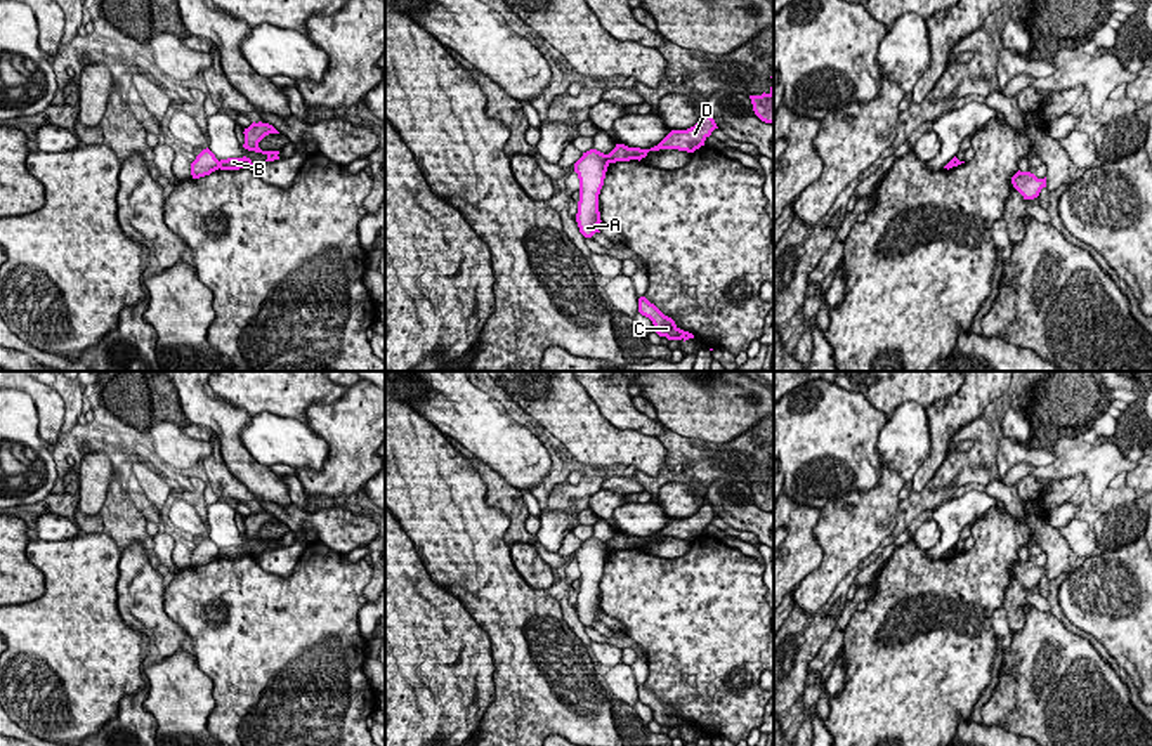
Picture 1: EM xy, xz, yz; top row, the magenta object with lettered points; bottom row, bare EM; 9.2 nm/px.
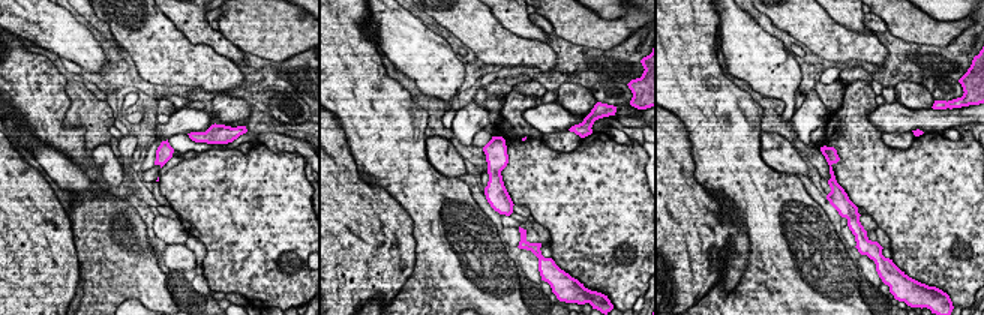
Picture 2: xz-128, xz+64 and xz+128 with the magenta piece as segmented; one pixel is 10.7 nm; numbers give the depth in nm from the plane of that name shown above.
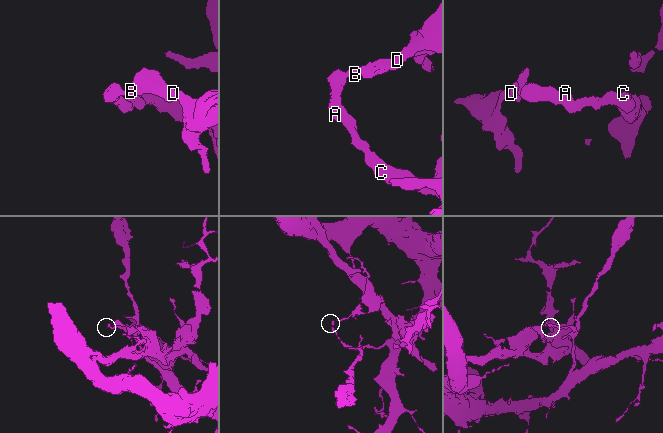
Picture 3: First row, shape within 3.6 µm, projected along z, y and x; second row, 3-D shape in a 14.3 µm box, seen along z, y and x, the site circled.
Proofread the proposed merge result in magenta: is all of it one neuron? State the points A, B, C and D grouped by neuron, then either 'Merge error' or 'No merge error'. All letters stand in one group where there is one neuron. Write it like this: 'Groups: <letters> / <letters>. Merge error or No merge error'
Groups: A C / B D. Merge error

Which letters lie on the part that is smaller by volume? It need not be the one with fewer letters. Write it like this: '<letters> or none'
B, D

